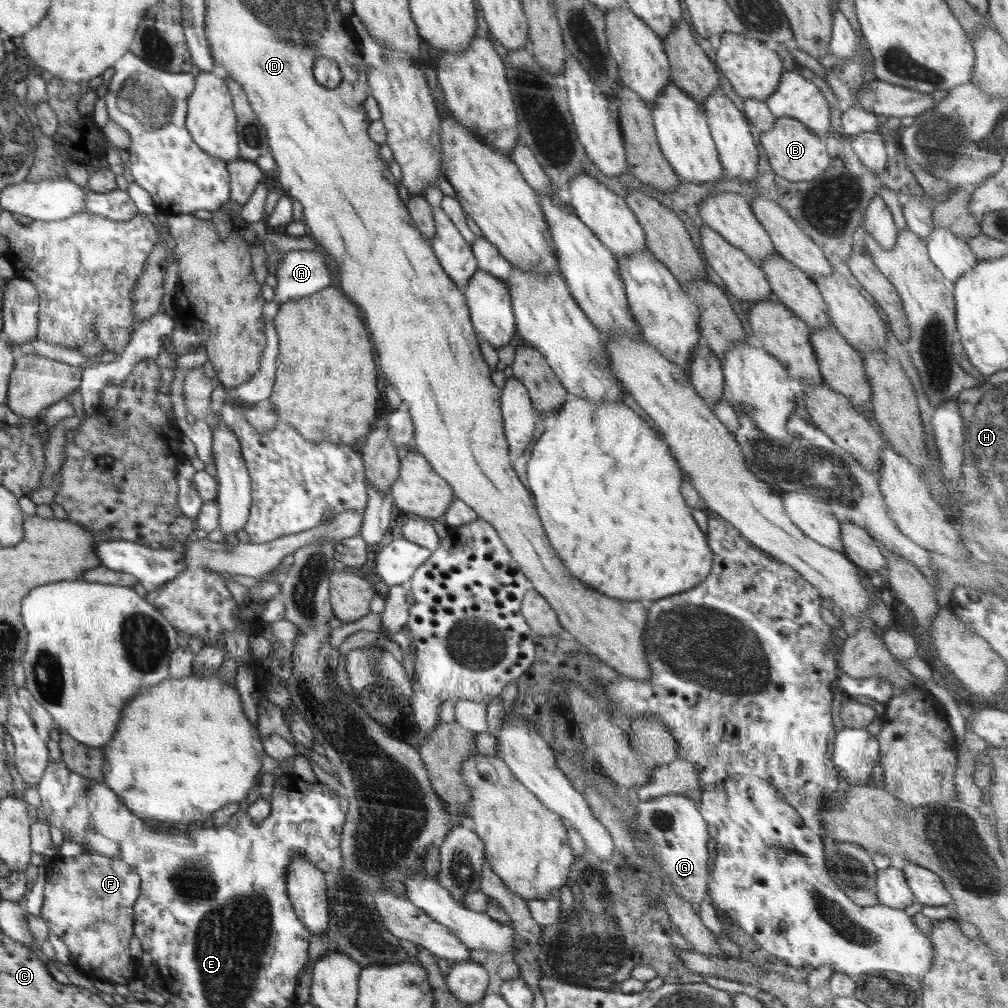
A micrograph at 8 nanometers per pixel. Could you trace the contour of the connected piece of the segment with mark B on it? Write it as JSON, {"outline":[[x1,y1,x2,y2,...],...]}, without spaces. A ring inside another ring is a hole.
{"outline":[[781,117,774,121,772,129,761,134,759,139,772,170,782,178,792,182,812,180,831,166,831,158,824,141,813,134,806,125,791,117]]}

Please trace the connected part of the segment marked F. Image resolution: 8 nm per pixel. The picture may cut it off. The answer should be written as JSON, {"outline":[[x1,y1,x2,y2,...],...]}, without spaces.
{"outline":[[86,850,73,857,58,855,46,865,44,900,39,915,47,922,49,932,54,932,68,947,70,964,77,966,86,978,128,985,136,978,128,942,134,928,132,906,140,891,139,874,124,861]]}

